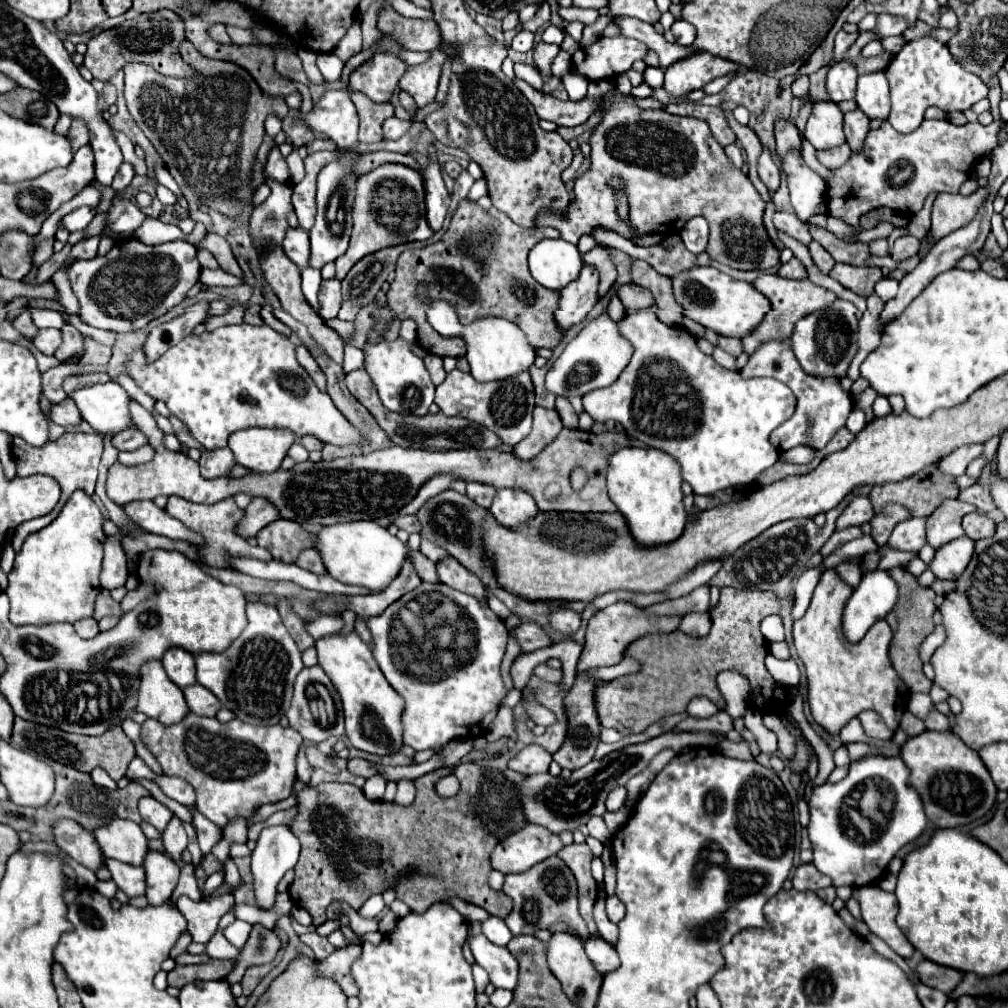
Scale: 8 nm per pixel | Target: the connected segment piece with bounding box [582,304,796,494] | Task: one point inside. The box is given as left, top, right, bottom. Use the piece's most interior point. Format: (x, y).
(672, 396)

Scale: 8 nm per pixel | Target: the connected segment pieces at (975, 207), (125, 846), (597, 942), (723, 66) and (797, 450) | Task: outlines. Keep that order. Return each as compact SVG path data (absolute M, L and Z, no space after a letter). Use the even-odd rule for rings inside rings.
M986 186L978 188L970 196L938 194L938 198L934 200L934 206L932 206L932 230L930 232L934 234L934 238L938 240L938 238L966 226L968 222L972 222L972 218L976 216L980 206L986 202L986 198L988 198Z
M116 820L100 830L94 830L96 842L106 858L114 858L132 866L142 866L148 854L148 838L136 822Z
M600 936L590 938L590 940L584 942L584 948L586 948L588 958L594 962L596 970L600 970L600 974L616 970L616 966L620 966L616 948L610 942L606 942L604 938L600 938Z
M700 52L700 54L694 54L692 58L684 58L674 66L666 68L664 90L674 98L684 98L688 92L704 88L714 78L734 72L738 68L740 66L736 66L734 62L716 58L708 52Z
M800 444L800 446L790 448L790 450L788 450L788 452L784 452L782 456L784 456L784 460L786 460L786 462L794 462L794 464L810 464L810 462L814 460L816 452L818 452L816 448Z

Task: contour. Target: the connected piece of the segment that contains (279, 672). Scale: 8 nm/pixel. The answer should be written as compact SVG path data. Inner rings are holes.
M250 602L246 606L248 626L222 654L204 652L196 654L196 680L248 724L272 726L280 722L280 716L288 710L294 690L294 680L304 668L300 650L290 632L282 624L276 606L262 602Z

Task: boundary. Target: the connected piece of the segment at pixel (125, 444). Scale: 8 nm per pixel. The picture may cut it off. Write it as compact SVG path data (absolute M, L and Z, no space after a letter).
M136 428L136 430L124 430L124 434L116 434L116 436L112 438L112 444L114 444L120 452L124 452L124 450L136 450L136 448L144 446L146 440L144 440L144 434L140 434L138 428Z

